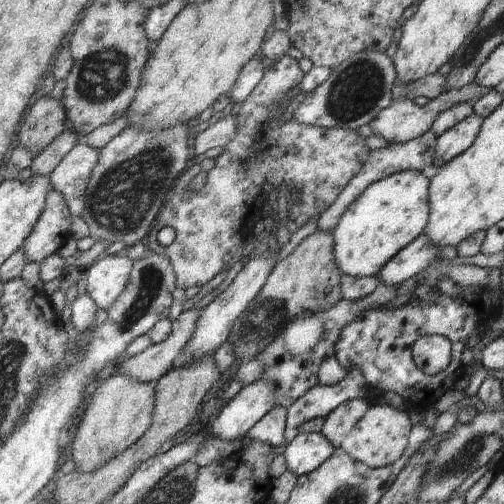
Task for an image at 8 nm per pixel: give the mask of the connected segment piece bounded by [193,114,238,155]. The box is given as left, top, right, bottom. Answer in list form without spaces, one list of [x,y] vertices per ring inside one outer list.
[[[224,114],[221,120],[205,128],[195,136],[194,155],[201,154],[211,148],[226,146],[236,136],[238,126],[237,115]]]

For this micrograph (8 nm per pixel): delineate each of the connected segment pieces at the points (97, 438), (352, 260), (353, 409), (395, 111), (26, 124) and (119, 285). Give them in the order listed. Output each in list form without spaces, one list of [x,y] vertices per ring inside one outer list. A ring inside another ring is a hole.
[[[118,375],[99,382],[87,400],[87,410],[79,424],[77,434],[71,447],[68,448],[68,458],[75,462],[77,472],[91,473],[108,464],[119,454],[132,448],[154,424],[156,412],[156,388],[154,383],[139,381],[135,378]]]
[[[403,170],[373,182],[339,216],[332,229],[332,254],[343,275],[371,277],[407,244],[423,233],[428,222],[428,173]]]
[[[352,399],[337,406],[323,420],[319,433],[331,444],[331,447],[340,447],[351,428],[361,419],[367,411],[368,403],[362,399]]]
[[[472,81],[464,88],[443,91],[435,99],[419,102],[409,99],[393,99],[384,110],[376,114],[376,118],[373,118],[373,121],[370,121],[368,125],[374,136],[383,138],[387,143],[405,143],[429,131],[436,115],[444,109],[449,109],[452,105],[458,103],[468,103],[472,106],[479,98],[485,96],[488,90]]]
[[[49,95],[39,98],[24,118],[18,134],[19,144],[37,156],[67,130],[67,124],[68,115],[61,99]]]
[[[123,251],[95,261],[82,273],[88,282],[86,290],[98,308],[107,311],[122,296],[130,284],[134,262]]]

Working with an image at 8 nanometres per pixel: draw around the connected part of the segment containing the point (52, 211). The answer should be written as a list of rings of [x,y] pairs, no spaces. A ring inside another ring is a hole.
[[[57,190],[51,192],[45,211],[23,248],[28,262],[41,263],[68,244],[71,220],[72,213],[66,197]]]

